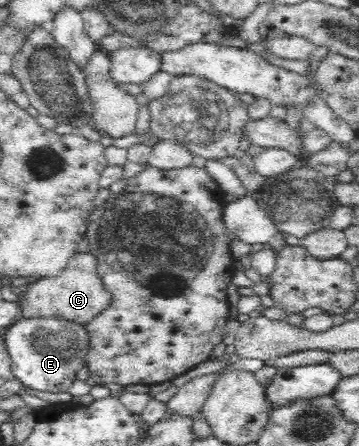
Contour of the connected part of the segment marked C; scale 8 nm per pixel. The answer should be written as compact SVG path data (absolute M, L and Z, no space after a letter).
M92 252L76 253L66 267L54 277L43 277L23 288L19 313L22 318L64 318L75 325L86 325L101 314L111 301L110 293L104 288L96 270L97 261Z

